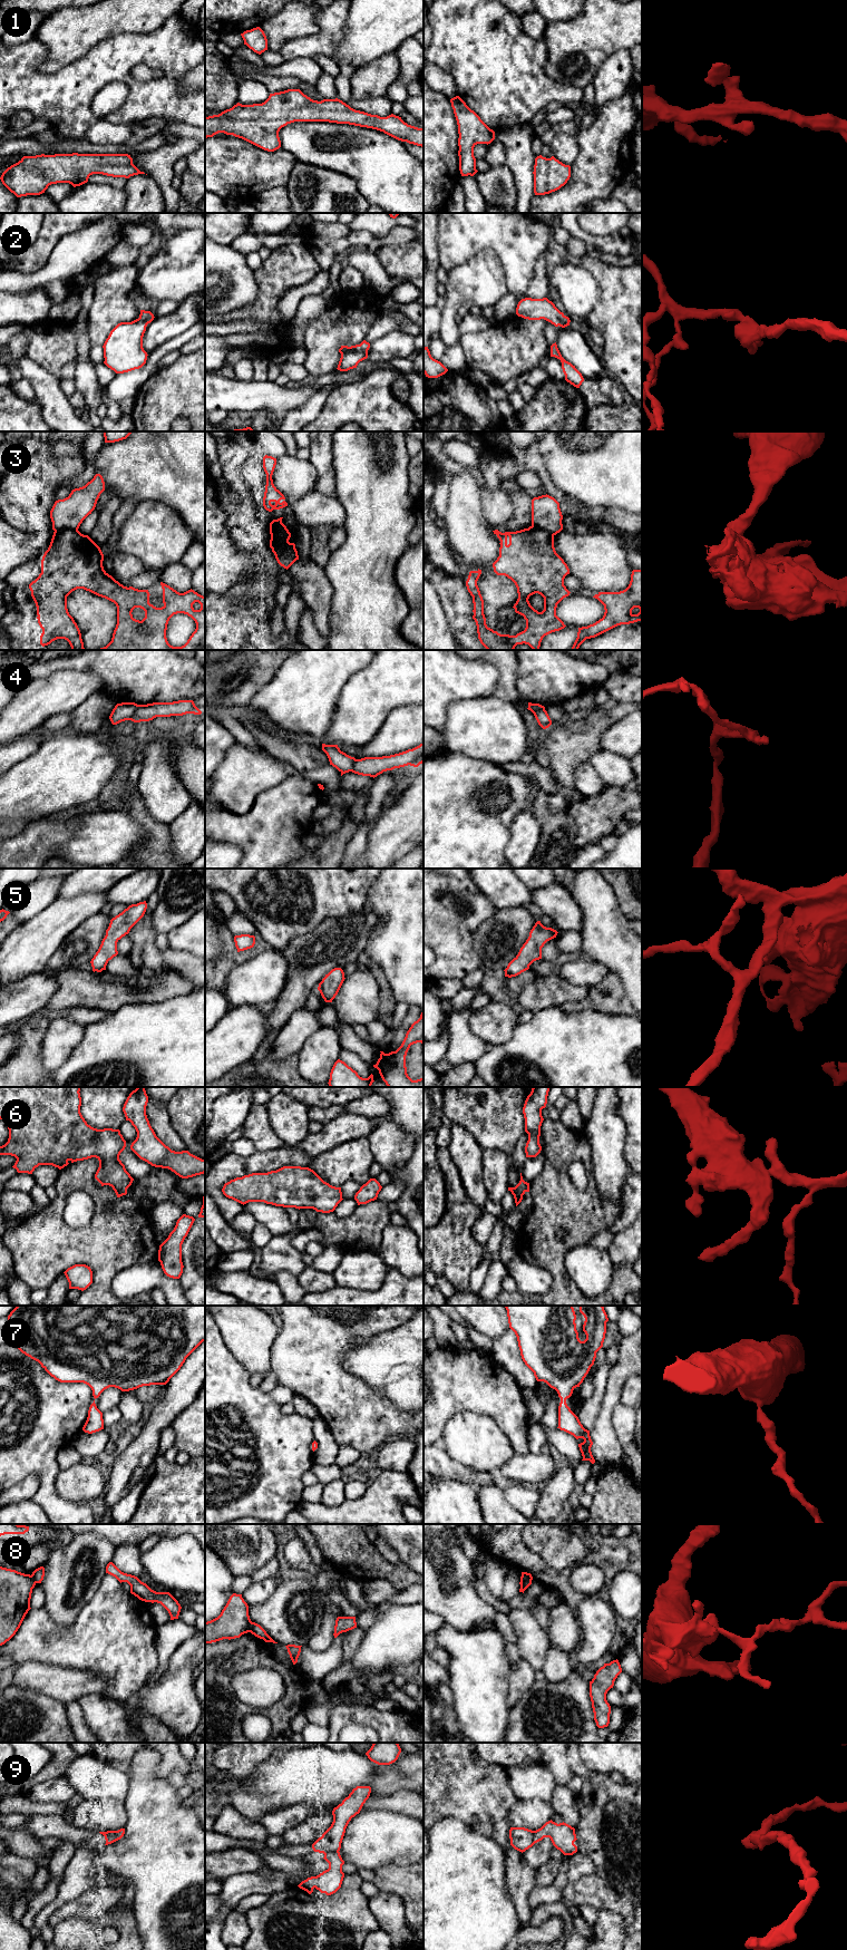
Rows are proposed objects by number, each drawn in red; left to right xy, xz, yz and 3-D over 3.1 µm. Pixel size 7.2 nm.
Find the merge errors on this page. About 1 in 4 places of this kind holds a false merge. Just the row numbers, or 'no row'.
3, 4, 8, 9

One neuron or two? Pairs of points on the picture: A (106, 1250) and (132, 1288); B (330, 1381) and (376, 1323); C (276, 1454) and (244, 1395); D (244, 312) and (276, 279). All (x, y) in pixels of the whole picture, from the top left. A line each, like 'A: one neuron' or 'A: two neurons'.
A: two neurons
B: one neuron
C: one neuron
D: one neuron

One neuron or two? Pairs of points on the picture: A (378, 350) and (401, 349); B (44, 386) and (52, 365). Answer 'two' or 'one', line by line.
A: one
B: two

